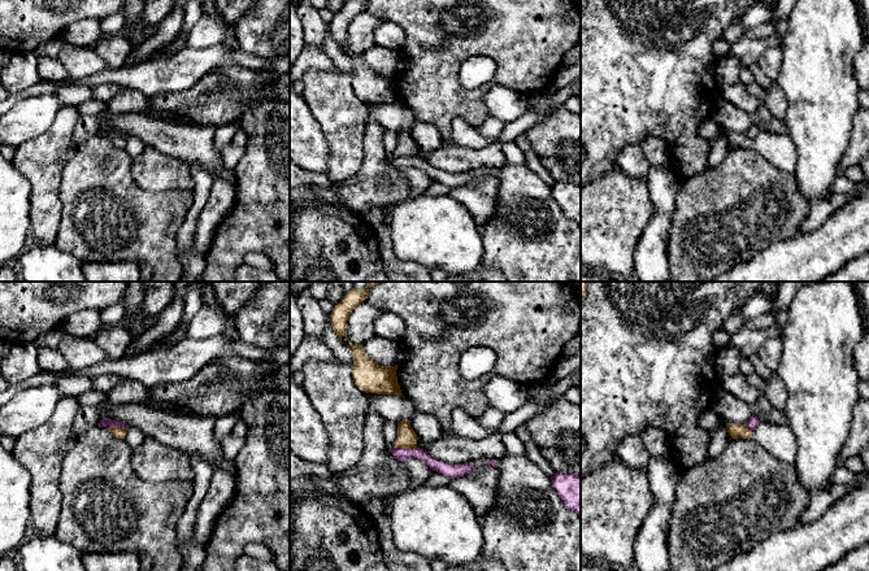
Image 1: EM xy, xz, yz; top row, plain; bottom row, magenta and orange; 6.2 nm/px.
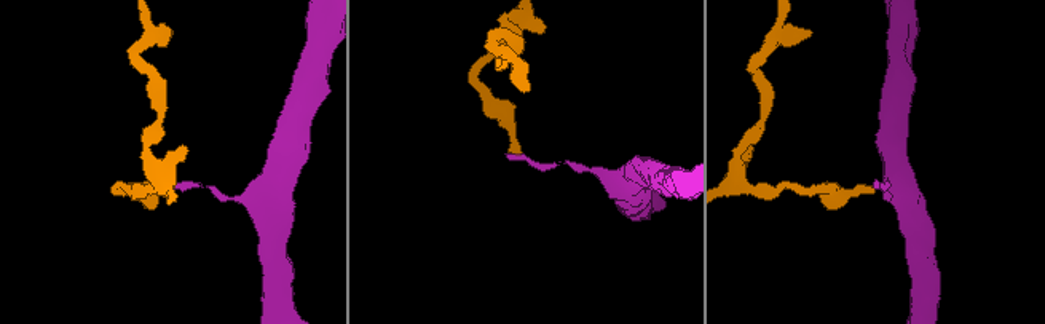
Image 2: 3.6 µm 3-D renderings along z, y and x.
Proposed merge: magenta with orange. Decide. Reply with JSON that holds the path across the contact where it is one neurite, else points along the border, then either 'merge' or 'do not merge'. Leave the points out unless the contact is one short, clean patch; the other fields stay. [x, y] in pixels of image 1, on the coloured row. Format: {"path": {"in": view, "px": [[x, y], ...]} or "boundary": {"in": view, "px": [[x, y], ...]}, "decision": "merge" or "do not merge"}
{"boundary": {"in": "xz", "px": [[416, 445], [394, 448]]}, "decision": "do not merge"}

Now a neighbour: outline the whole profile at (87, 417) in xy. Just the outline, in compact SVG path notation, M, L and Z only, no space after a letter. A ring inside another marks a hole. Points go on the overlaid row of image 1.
M79 406L73 419L73 432L75 436L81 436L91 428L99 426L101 417L101 407L96 406Z

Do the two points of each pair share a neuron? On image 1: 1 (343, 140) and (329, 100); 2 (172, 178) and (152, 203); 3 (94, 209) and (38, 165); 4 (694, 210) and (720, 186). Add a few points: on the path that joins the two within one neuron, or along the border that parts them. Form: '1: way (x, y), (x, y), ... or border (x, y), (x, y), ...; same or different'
1: way (343, 130), (342, 114), (338, 110); same
2: border (133, 179), (142, 188), (150, 191), (191, 190); different
3: border (73, 155), (62, 170), (59, 195), (61, 212); different
4: way (700, 205), (713, 192); same

